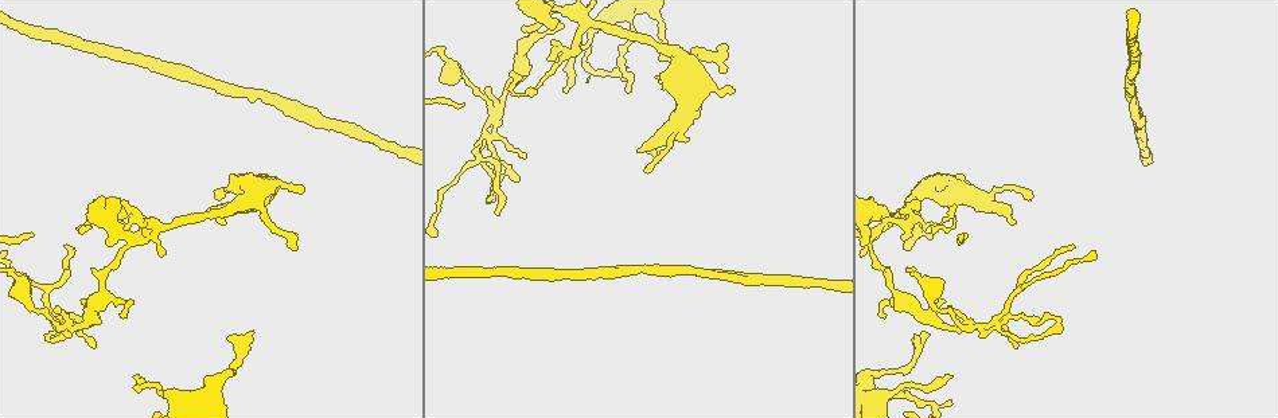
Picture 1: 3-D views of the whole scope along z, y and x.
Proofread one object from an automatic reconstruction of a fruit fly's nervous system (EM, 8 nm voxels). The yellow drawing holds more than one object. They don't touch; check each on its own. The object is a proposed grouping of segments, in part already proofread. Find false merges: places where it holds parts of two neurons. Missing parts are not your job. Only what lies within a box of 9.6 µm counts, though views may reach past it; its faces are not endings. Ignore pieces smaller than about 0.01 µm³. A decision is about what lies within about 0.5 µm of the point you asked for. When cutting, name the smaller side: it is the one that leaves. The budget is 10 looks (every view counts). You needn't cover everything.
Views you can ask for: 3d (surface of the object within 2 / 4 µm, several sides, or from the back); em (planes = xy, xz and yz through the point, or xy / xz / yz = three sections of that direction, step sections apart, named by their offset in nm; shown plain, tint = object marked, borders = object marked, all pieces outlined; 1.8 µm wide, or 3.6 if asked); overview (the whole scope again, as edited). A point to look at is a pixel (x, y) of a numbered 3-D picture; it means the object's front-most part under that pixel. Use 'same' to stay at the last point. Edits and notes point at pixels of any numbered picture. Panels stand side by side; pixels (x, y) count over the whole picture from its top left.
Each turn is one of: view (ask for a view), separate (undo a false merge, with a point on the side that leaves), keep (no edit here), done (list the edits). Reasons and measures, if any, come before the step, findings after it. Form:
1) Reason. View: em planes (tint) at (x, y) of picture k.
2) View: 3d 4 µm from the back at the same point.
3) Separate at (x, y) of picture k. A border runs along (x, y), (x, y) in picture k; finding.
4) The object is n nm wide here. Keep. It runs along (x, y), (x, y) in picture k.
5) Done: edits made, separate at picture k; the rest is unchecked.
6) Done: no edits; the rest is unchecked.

Sharp bend. View: 3d 4 µm at (915, 276) of picture 1.

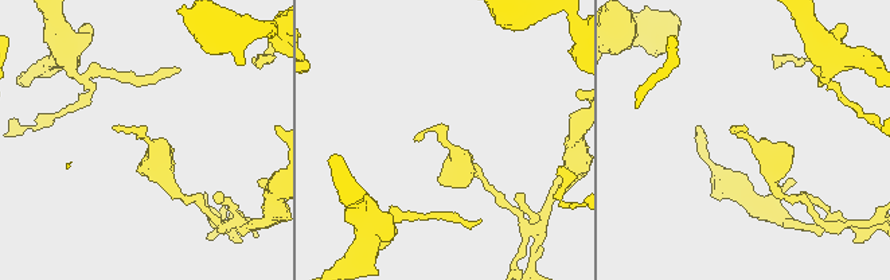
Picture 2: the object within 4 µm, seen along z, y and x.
Now the EM. View: em planes (tint) at (746, 139) of picture 2.

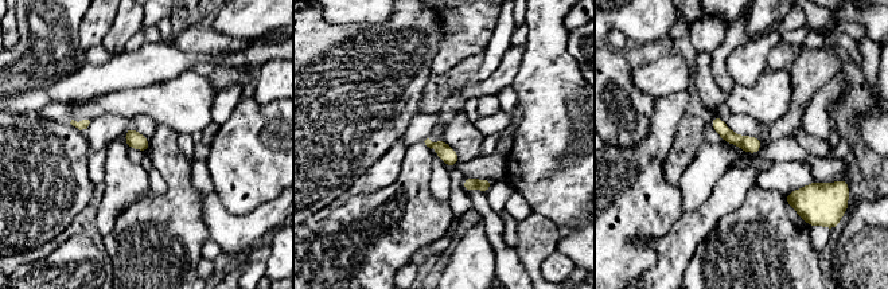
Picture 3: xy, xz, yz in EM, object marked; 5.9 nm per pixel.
The object is 100 nm wide here. Keep. One neuron here.

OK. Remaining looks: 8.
Branch point. View: 3d 2 µm from the back at (999, 326) of picture 1.

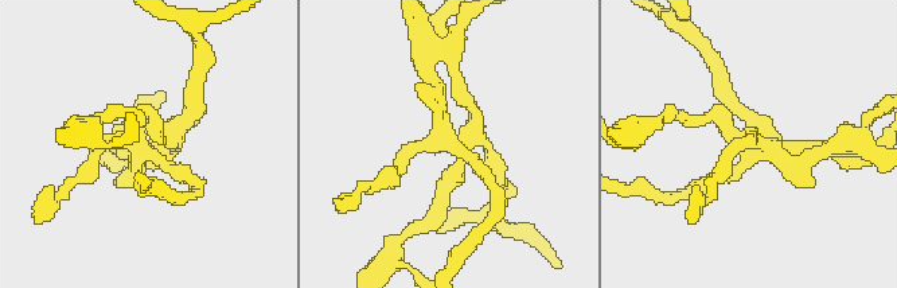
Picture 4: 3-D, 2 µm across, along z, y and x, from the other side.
Shape alone is not enough. View: em xy step 4 (tint) at (159, 142) of picture 4.

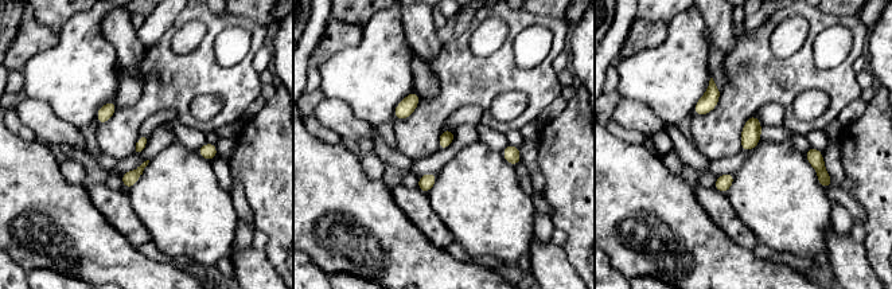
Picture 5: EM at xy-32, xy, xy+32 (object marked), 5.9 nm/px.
View: em planes (borders) at the same point.

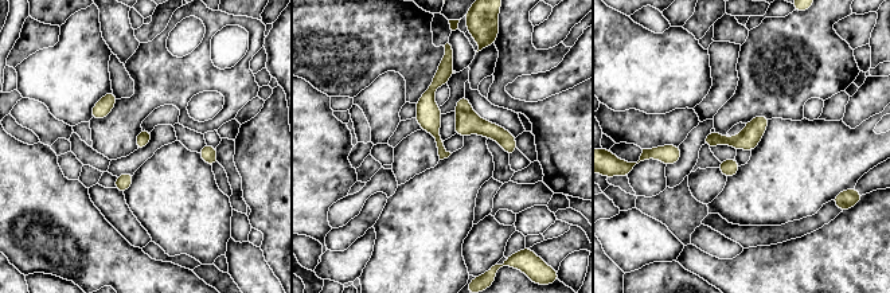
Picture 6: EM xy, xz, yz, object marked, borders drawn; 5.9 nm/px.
Keep. It runs along (449, 67), (429, 93), (442, 155) in picture 6; continuous, no second neuron.

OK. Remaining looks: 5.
Arms part here. View: 3d 2 µm at (592, 21) of picture 1.

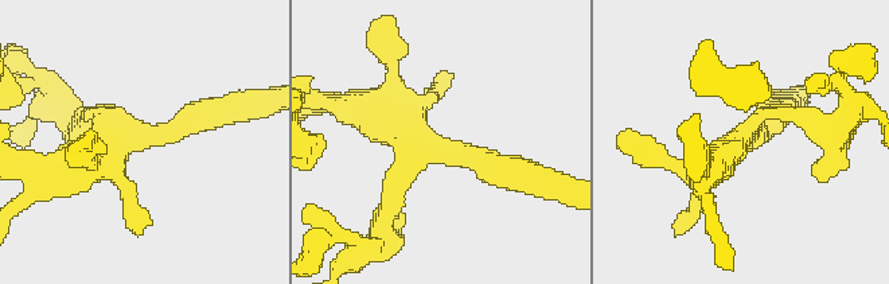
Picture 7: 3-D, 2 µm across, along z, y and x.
View: em planes (tint) at (442, 150) of picture 7.

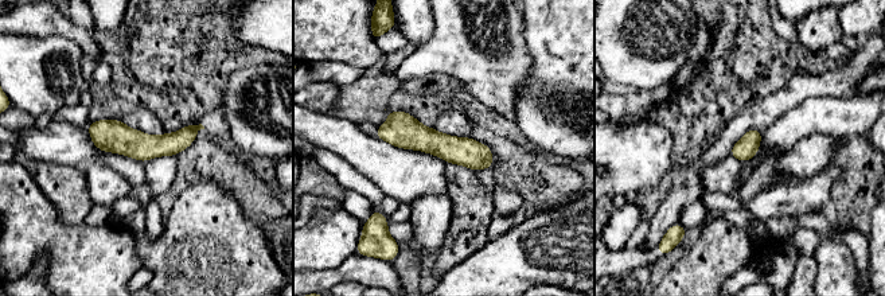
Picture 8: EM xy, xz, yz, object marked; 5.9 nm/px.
Keep. Continuous, no second neuron.

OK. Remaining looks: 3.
Small branch off a trunk. View: 3d 4 µm at (930, 188) of picture 1.

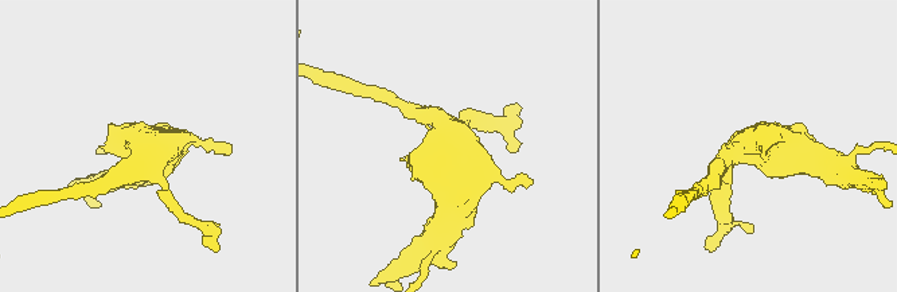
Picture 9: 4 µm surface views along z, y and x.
Now the EM. View: em planes (tint) at (743, 149) of picture 9.

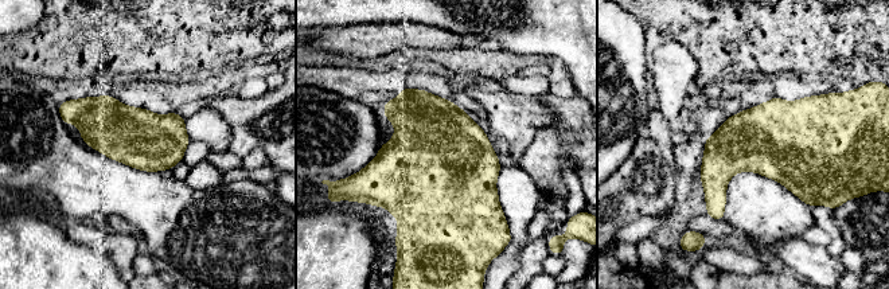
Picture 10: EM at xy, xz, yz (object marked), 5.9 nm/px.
Keep. All the same neuron.

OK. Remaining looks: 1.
Done: no edits; the rest is unchecked.

